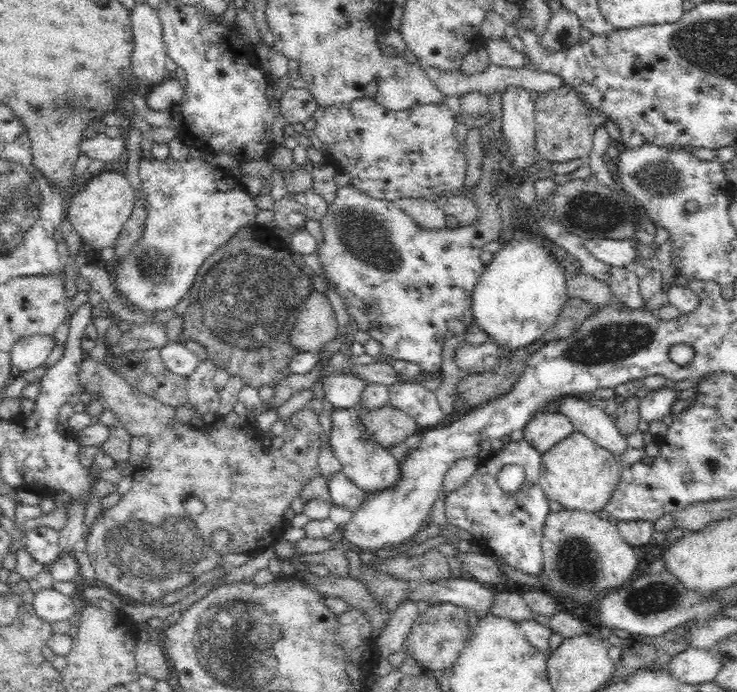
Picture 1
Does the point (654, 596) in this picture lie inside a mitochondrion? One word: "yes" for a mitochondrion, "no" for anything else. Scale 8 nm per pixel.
yes

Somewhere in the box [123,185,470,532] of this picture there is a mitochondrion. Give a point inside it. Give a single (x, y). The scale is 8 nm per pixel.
(243, 303)

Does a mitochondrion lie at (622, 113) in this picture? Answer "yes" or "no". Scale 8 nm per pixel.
no

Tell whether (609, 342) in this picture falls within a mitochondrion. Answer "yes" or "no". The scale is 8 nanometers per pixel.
yes

